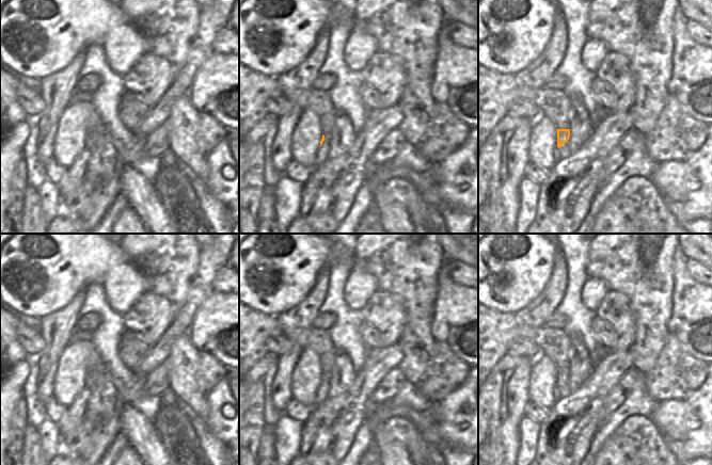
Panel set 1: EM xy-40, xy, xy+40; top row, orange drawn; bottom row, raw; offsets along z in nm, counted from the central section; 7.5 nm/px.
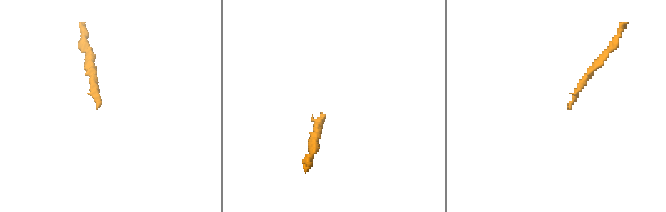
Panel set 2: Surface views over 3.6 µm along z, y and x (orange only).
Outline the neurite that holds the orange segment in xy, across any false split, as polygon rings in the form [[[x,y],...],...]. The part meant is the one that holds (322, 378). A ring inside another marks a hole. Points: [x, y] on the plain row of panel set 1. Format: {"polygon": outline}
{"polygon": [[[239,301],[239,381],[263,357],[267,355],[267,339],[270,336],[285,336],[302,349],[315,351],[322,367],[320,386],[314,405],[323,402],[331,388],[330,376],[335,365],[337,351],[327,330],[304,327],[285,332],[278,318],[249,308]]]}

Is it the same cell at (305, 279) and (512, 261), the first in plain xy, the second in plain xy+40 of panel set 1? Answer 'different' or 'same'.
same

